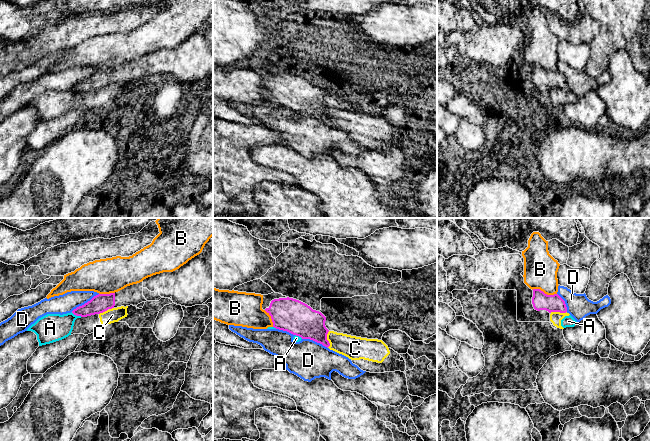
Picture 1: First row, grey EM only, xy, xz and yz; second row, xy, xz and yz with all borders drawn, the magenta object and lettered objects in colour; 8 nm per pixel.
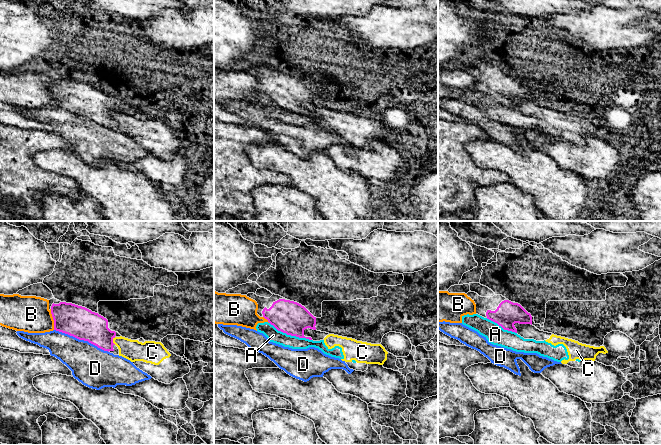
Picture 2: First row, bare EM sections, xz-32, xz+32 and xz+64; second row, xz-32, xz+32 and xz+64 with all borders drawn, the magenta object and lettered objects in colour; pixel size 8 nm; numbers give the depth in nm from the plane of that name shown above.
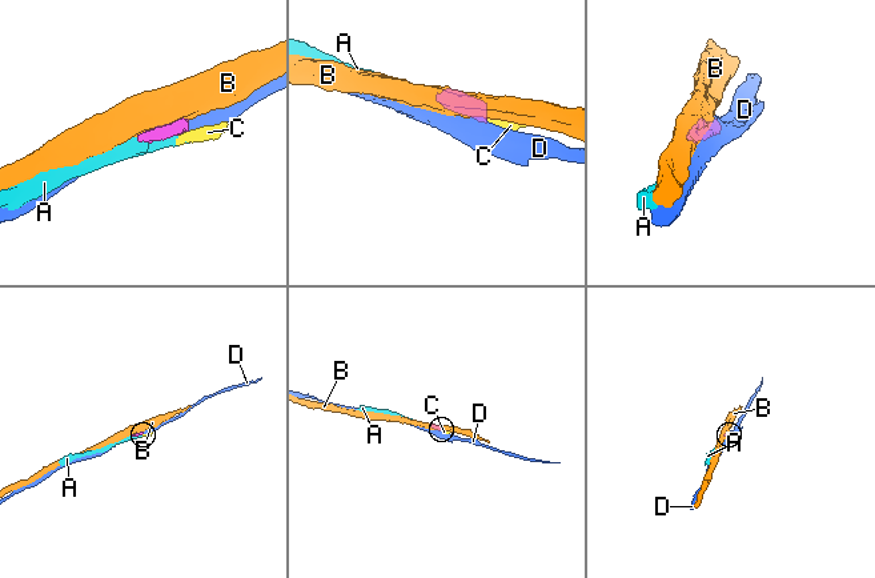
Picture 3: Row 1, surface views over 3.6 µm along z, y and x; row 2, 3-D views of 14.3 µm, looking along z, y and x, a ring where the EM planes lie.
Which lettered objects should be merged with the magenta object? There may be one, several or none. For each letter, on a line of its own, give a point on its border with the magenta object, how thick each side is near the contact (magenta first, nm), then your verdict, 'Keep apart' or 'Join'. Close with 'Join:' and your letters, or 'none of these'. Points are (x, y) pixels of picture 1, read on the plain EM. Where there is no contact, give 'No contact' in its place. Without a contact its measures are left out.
A: Touches magenta at xy (76, 91). Thickness 150 nm (magenta) against 220 nm. Keep apart
B: Touches magenta at yz (543, 68). Thickness 140 nm (magenta) against 280 nm. Keep apart
C: Touches magenta at xz (326, 115). Thickness 240 nm (magenta) against 190 nm. Keep apart
D: Touches magenta at xy (85, 79). Thickness 150 nm (magenta) against 160 nm. Keep apart
Join: none of these

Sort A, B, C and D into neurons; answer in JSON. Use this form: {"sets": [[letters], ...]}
{"sets": [["A", "C"], ["B"], ["D"]]}

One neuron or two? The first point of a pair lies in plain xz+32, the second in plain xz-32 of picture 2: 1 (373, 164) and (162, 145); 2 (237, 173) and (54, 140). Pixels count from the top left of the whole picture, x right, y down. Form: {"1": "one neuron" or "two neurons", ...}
{"1": "two neurons", "2": "one neuron"}

